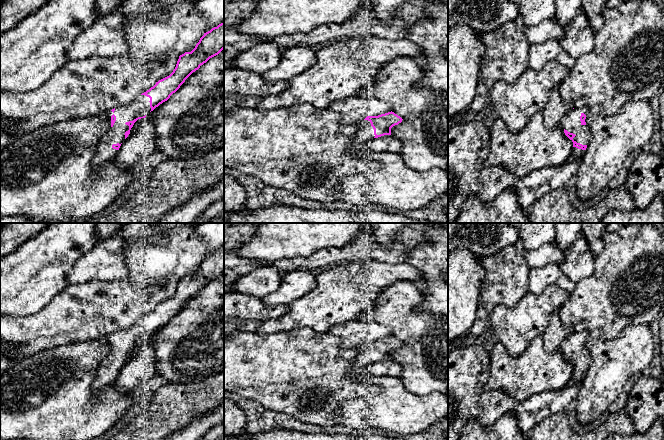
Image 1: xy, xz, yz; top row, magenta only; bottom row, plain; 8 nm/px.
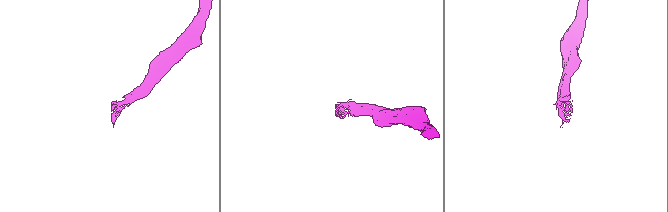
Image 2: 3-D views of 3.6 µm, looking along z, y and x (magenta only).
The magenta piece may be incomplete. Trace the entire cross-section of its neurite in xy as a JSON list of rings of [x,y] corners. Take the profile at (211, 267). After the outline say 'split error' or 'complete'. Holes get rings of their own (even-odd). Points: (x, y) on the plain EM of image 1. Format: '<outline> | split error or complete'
[[[224,246],[204,257],[191,276],[179,280],[173,296],[156,306],[146,316],[130,327],[114,332],[106,337],[110,350],[100,362],[96,378],[92,384],[92,400],[107,386],[116,383],[123,365],[130,358],[134,347],[153,335],[175,317],[185,304],[210,282],[224,273]]] | split error

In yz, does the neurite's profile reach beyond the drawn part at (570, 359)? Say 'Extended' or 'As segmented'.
Extended

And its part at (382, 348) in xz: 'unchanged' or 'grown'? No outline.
grown

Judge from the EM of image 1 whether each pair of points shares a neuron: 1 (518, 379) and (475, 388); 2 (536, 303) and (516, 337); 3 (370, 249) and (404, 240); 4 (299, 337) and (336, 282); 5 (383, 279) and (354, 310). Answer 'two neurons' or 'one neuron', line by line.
1: two neurons
2: one neuron
3: one neuron
4: two neurons
5: one neuron

